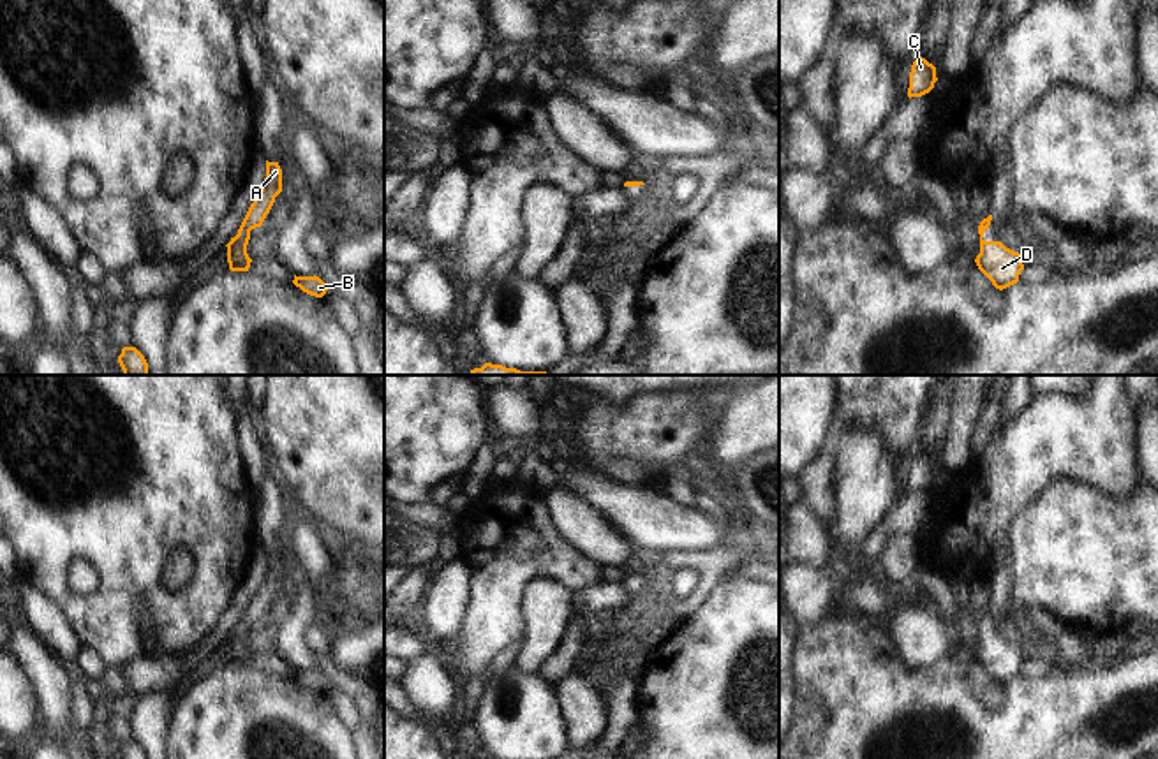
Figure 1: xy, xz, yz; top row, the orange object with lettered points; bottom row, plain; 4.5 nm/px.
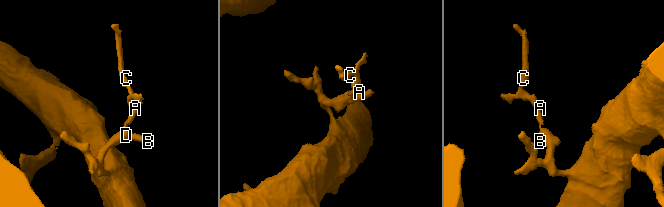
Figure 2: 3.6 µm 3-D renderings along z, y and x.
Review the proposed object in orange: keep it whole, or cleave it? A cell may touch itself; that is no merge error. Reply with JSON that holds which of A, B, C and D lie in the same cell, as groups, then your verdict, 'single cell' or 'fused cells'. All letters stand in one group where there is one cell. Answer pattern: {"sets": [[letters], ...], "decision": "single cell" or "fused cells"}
{"sets": [["A", "B", "C", "D"]], "decision": "single cell"}

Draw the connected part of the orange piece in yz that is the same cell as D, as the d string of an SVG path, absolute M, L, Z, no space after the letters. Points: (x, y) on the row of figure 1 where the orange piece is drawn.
M992 215L984 218L978 225L980 254L975 262L978 269L992 282L999 291L1019 282L1019 275L1024 269L1019 252L1006 248L1001 241L985 241L984 231L989 229Z

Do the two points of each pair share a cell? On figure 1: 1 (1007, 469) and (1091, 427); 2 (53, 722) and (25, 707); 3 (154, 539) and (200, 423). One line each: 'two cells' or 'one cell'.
1: one cell
2: two cells
3: one cell

